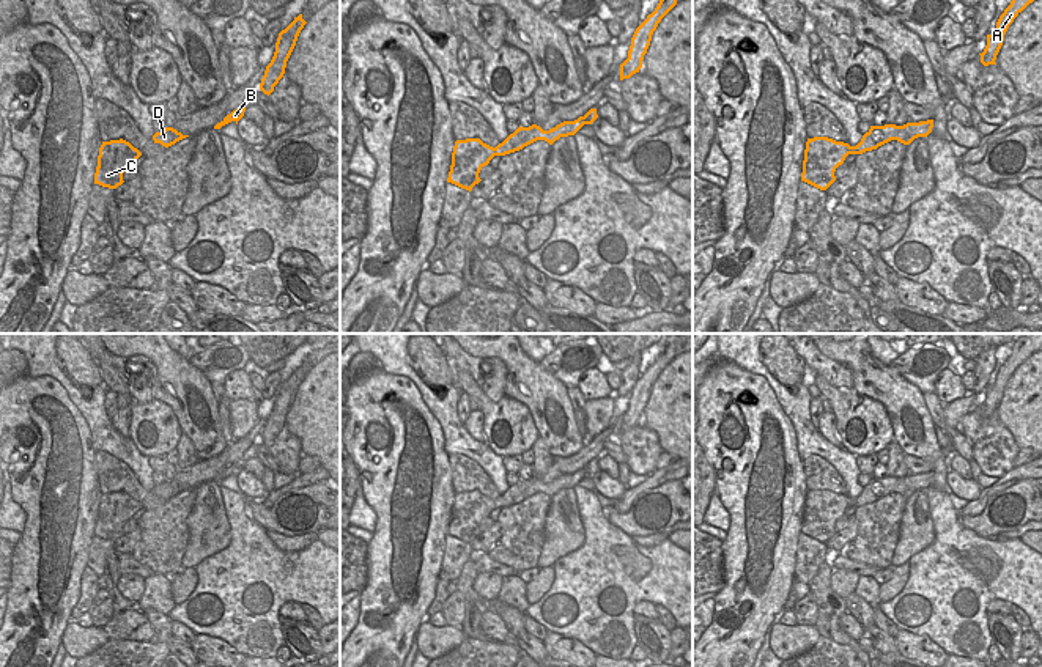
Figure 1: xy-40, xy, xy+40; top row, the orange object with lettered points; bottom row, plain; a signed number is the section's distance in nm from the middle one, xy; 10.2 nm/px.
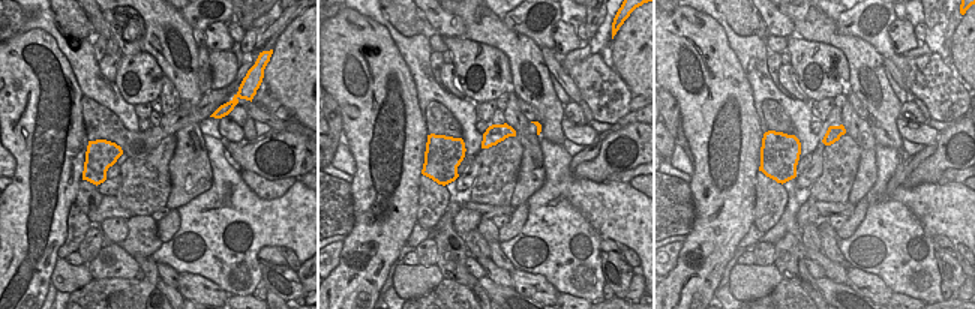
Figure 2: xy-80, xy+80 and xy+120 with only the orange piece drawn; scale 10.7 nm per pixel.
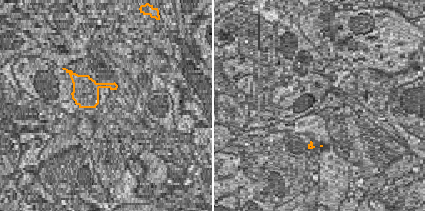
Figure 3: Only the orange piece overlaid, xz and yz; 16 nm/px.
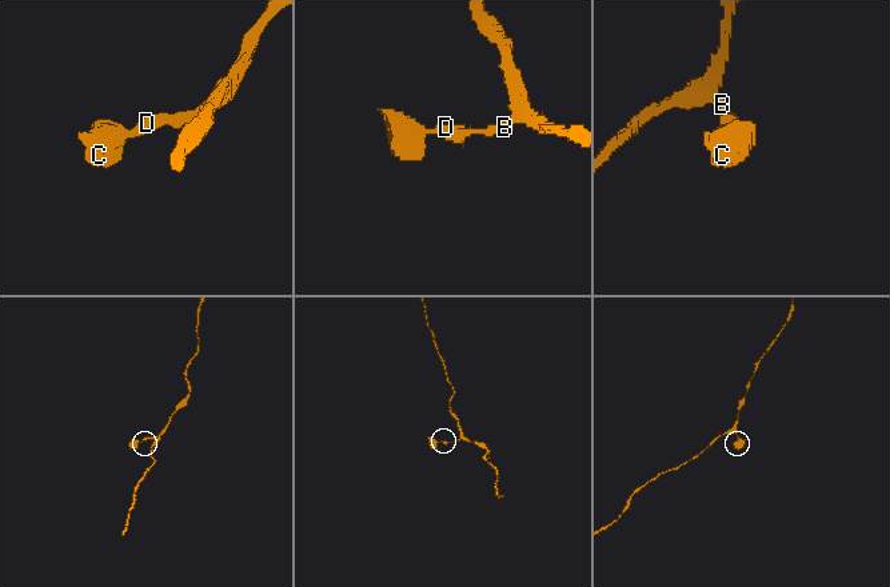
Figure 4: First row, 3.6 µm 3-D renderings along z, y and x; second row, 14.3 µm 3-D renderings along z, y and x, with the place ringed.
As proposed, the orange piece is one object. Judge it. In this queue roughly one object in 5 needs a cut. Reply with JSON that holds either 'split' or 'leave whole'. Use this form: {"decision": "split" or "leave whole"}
{"decision": "leave whole"}

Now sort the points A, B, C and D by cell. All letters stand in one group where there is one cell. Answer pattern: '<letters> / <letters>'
A B C D

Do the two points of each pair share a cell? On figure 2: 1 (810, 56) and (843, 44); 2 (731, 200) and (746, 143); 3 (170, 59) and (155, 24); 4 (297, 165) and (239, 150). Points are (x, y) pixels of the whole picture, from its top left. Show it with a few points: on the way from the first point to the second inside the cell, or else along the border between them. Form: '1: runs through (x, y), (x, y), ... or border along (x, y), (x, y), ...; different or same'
1: border along (801, 36), (837, 47), (846, 59), (849, 78); different
2: runs through (734, 186), (738, 182), (741, 156); same
3: runs through (168, 50), (164, 33); same
4: runs through (282, 155), (254, 155); same

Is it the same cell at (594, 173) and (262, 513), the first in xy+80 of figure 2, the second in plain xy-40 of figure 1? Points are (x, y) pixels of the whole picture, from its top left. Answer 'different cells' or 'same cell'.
same cell

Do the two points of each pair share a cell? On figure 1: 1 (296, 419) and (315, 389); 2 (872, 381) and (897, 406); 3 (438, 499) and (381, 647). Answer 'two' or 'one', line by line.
1: one
2: one
3: one

